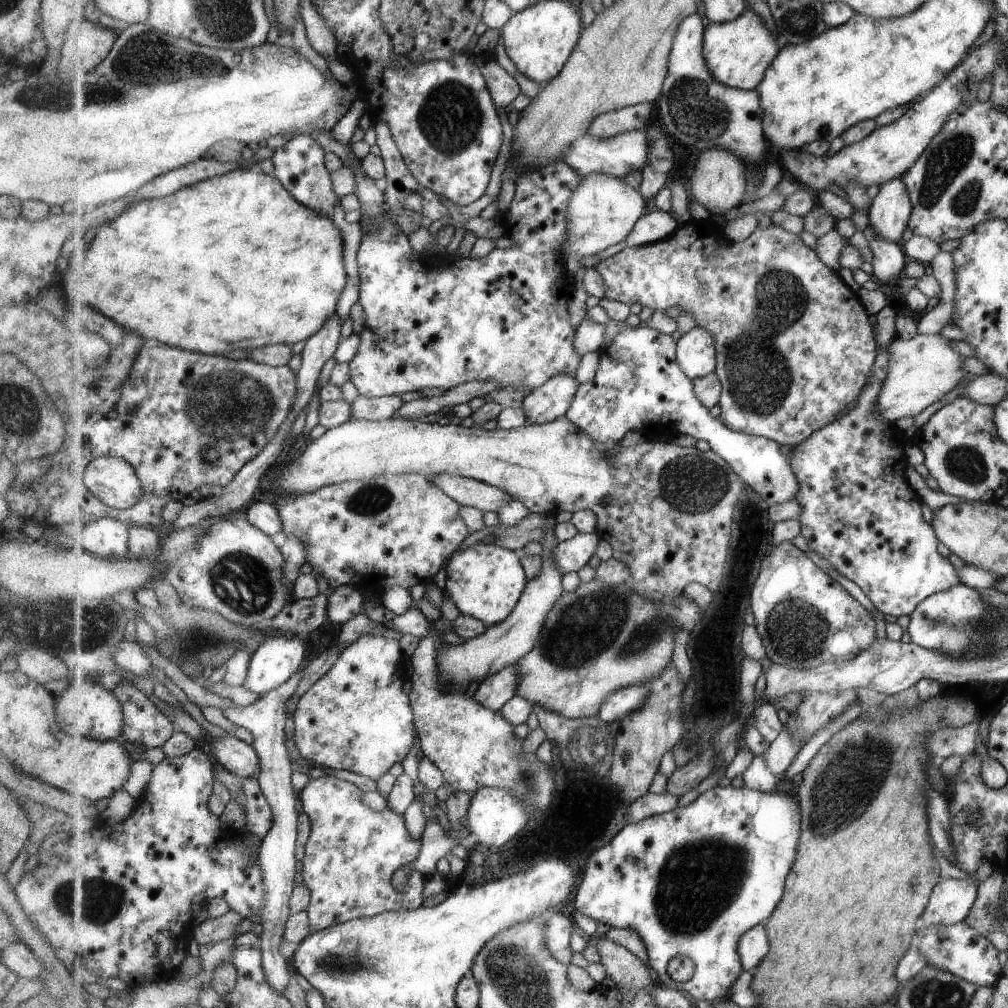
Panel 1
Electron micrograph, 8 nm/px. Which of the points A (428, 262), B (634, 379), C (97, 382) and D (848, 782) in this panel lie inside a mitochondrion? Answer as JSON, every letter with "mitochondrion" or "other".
{"A":"other","B":"mitochondrion","C":"mitochondrion","D":"mitochondrion"}

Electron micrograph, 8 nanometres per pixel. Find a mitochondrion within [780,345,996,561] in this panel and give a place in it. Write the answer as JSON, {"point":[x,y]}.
{"point":[963,463]}

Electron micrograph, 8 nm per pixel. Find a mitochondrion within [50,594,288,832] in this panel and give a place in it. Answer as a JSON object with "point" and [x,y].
{"point":[206,638]}

